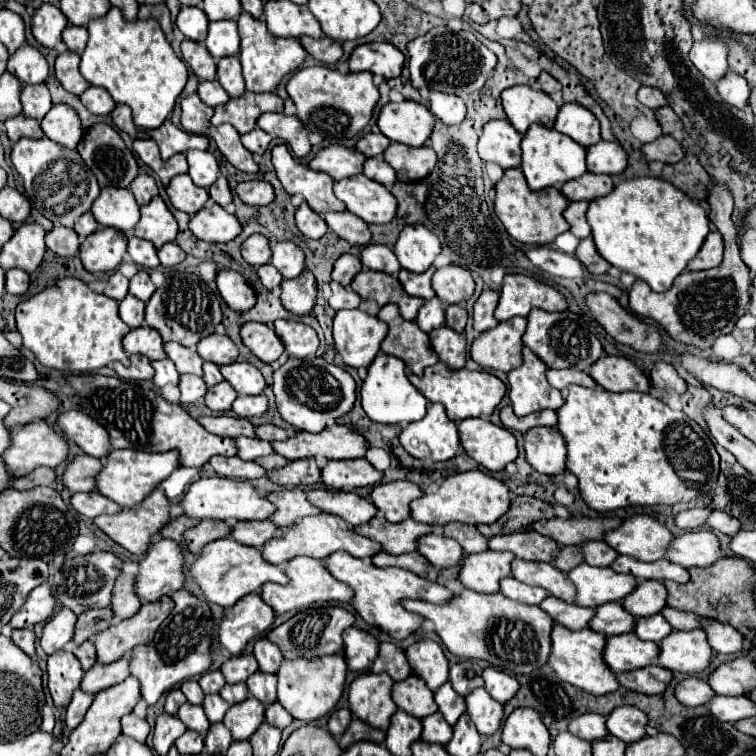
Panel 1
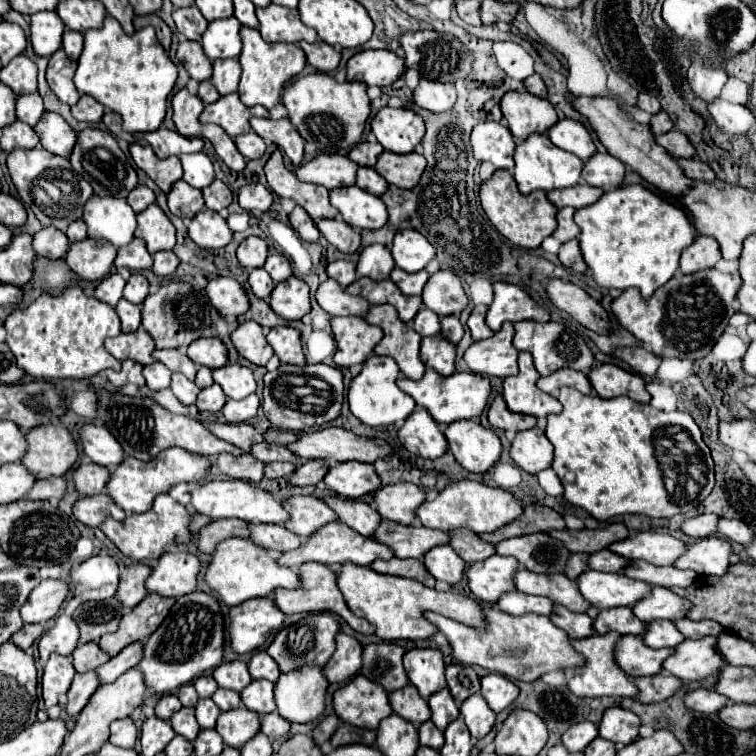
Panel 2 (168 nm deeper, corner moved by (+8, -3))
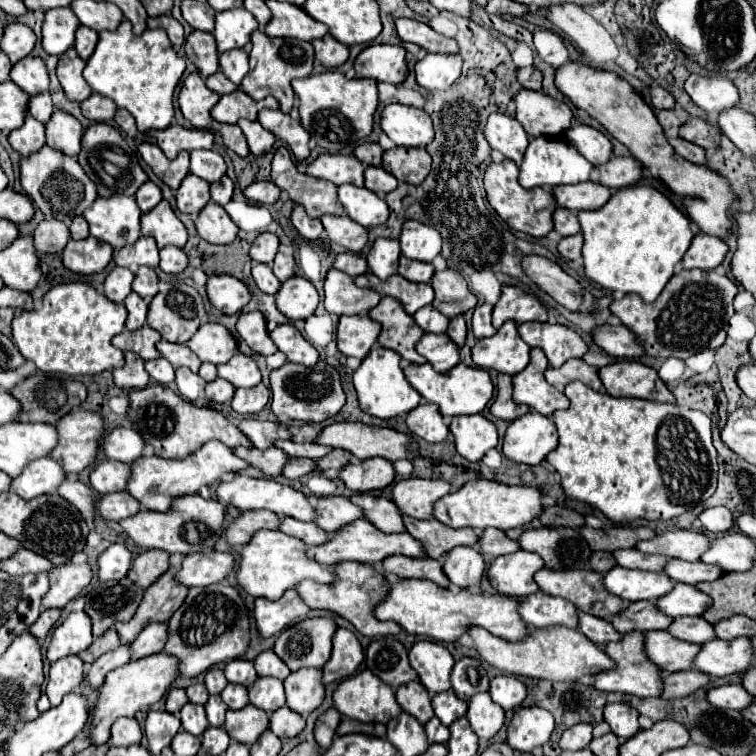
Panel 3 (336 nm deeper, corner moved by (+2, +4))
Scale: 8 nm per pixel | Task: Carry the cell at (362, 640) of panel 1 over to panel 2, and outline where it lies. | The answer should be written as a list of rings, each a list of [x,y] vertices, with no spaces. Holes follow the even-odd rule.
[[[343,632],[335,636],[335,652],[323,666],[323,674],[329,682],[347,682],[361,668],[361,644]]]

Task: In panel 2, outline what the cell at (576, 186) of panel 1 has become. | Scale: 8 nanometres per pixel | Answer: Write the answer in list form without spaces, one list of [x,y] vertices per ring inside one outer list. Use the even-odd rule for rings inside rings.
[[[577,184],[577,186],[571,186],[571,188],[547,192],[547,198],[557,208],[571,206],[571,208],[579,210],[579,208],[585,208],[585,206],[595,204],[601,198],[601,194],[603,194],[603,190],[597,190],[597,188],[589,186],[589,184]]]

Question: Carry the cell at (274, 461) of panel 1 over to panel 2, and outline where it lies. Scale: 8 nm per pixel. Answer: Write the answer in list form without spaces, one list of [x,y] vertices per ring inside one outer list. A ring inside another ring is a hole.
[[[271,462],[265,466],[267,478],[289,478],[295,472],[295,464],[289,462]]]

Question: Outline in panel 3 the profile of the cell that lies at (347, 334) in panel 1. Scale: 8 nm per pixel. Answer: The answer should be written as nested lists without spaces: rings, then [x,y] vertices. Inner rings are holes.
[[[345,315],[337,327],[337,347],[347,357],[363,359],[379,337],[379,323],[369,315]]]

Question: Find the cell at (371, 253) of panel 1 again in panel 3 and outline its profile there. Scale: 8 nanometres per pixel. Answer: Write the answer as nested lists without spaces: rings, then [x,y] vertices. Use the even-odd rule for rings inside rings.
[[[379,237],[373,245],[371,251],[367,255],[367,263],[369,269],[381,279],[385,281],[387,277],[391,277],[393,273],[397,273],[397,263],[399,263],[399,241],[397,239],[383,239]]]

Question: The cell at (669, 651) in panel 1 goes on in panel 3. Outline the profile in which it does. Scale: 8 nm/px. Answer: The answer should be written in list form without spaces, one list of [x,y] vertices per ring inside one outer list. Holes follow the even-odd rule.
[[[747,637],[743,639],[711,639],[701,645],[701,651],[695,655],[693,665],[709,677],[725,677],[731,673],[743,673],[751,667],[753,651]]]

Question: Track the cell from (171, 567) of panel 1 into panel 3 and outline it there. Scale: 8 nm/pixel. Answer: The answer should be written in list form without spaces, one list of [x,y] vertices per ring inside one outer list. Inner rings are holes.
[[[195,553],[185,555],[181,569],[175,575],[175,581],[185,587],[205,587],[223,581],[233,569],[233,555],[231,553]]]

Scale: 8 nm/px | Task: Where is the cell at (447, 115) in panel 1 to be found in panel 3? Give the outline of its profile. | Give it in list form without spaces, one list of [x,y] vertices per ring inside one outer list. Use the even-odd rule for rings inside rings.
[[[427,53],[423,61],[419,61],[415,65],[415,73],[417,73],[417,83],[427,89],[427,91],[447,91],[461,75],[461,55],[433,55]]]

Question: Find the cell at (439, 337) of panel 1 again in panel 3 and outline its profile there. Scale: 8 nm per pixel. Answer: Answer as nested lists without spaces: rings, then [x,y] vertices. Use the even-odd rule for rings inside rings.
[[[425,333],[423,339],[419,339],[417,347],[419,355],[423,355],[435,371],[445,373],[453,369],[459,363],[459,347],[449,339],[449,335],[435,335],[435,333]]]

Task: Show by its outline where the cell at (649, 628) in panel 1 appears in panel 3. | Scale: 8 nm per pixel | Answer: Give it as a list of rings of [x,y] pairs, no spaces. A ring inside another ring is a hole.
[[[677,617],[667,631],[687,643],[705,643],[715,637],[713,625],[703,617]]]

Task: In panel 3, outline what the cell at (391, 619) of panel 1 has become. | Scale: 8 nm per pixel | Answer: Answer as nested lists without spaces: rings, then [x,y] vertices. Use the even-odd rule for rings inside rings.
[[[391,577],[387,599],[383,599],[383,603],[373,609],[373,615],[379,621],[395,621],[407,633],[427,635],[435,641],[455,641],[469,625],[485,627],[489,633],[507,641],[517,641],[527,631],[525,621],[517,613],[517,599],[499,593],[471,593],[469,589],[441,589],[433,581],[421,579]]]

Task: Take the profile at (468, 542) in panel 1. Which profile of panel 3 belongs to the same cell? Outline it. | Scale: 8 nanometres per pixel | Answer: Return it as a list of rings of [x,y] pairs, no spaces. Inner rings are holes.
[[[483,529],[479,531],[479,541],[475,545],[479,549],[481,555],[493,555],[493,557],[499,557],[499,555],[507,555],[507,553],[515,553],[519,549],[519,543],[509,539],[503,531],[499,529]]]

